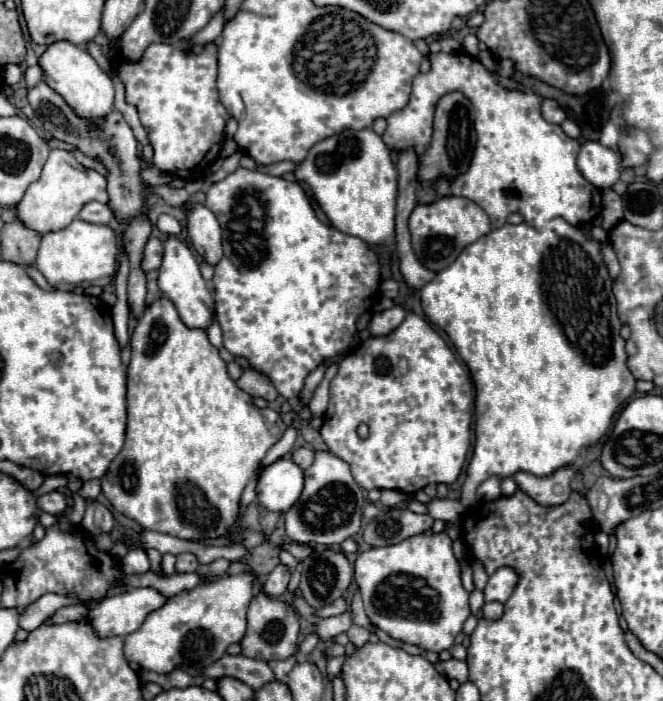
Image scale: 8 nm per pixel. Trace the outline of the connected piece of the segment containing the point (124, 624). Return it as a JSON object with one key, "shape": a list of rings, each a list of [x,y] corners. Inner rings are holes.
{"shape":[[[154,587],[128,589],[126,593],[104,599],[88,613],[88,621],[96,627],[96,635],[120,635],[126,637],[138,631],[152,611],[164,607],[166,595]]]}

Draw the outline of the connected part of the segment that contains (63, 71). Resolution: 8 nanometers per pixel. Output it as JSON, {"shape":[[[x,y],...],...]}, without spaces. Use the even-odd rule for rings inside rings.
{"shape":[[[56,41],[46,47],[46,51],[40,55],[38,65],[44,71],[44,81],[60,93],[68,105],[86,119],[100,121],[106,113],[112,111],[114,105],[114,83],[112,79],[98,67],[98,63],[90,57],[90,53],[84,47],[78,47],[70,41]]]}

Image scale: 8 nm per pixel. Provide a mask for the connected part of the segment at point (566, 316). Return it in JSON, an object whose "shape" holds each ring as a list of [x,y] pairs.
{"shape":[[[562,217],[550,219],[544,229],[530,227],[526,223],[520,225],[504,225],[498,229],[492,229],[488,235],[480,237],[476,243],[468,245],[458,259],[440,271],[430,283],[426,283],[420,291],[420,301],[426,317],[446,331],[452,345],[456,347],[458,355],[464,359],[464,363],[470,369],[474,387],[476,387],[476,443],[474,443],[474,455],[468,465],[468,477],[462,486],[460,503],[464,507],[472,507],[476,503],[476,487],[488,479],[490,475],[510,477],[516,471],[528,471],[532,475],[550,475],[558,467],[570,465],[580,457],[580,451],[598,441],[610,427],[612,417],[622,407],[622,403],[634,393],[636,379],[626,367],[626,351],[624,351],[624,339],[620,337],[620,319],[616,313],[616,299],[612,295],[612,281],[608,277],[606,263],[600,253],[600,243],[596,239],[586,237],[578,227],[566,223]]]}

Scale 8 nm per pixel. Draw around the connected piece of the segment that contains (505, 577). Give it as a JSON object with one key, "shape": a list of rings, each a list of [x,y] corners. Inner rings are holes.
{"shape":[[[502,567],[498,569],[490,579],[488,579],[488,585],[484,589],[484,599],[490,603],[490,601],[498,601],[498,603],[504,603],[514,587],[516,587],[516,573],[510,569],[510,567]]]}

